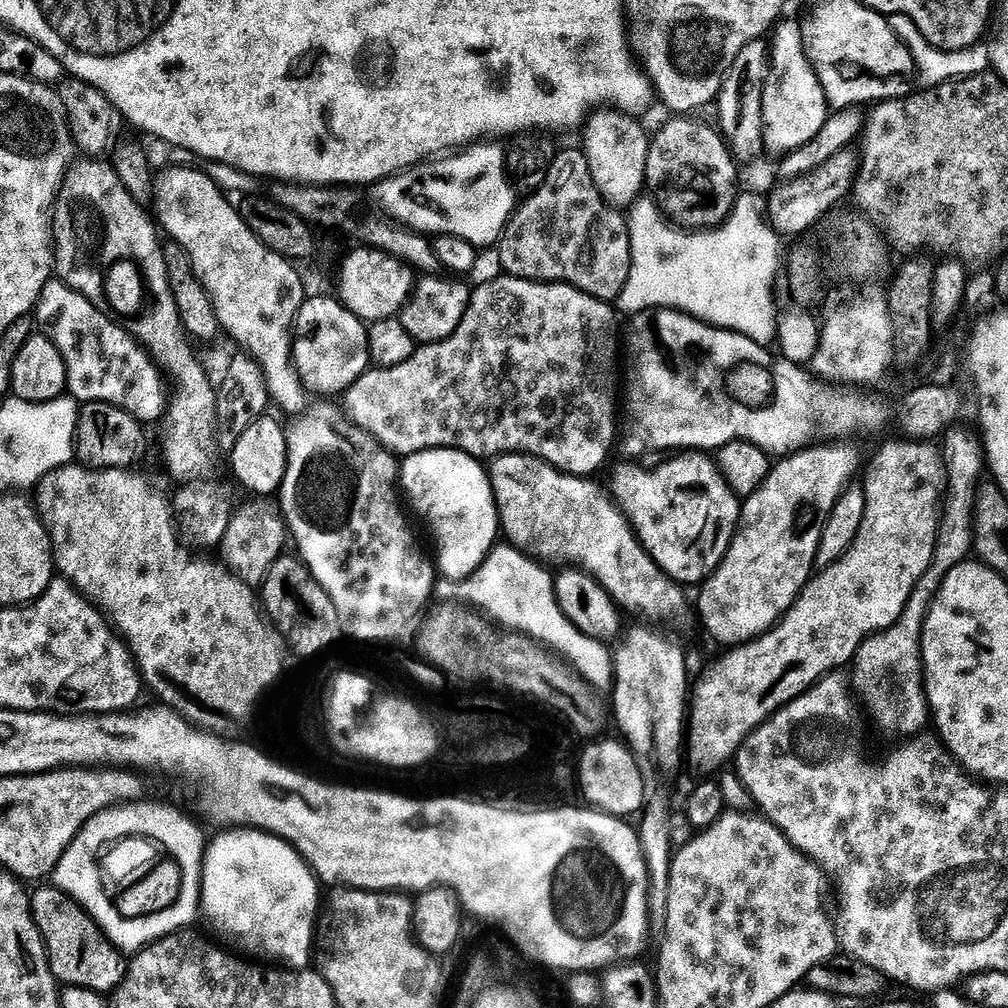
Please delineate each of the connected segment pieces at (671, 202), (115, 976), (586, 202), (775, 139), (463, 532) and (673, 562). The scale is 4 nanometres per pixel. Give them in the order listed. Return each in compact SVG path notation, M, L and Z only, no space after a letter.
M672 118L669 124L664 124L657 130L648 146L648 167L651 175L656 175L658 183L664 187L665 209L672 208L673 217L681 216L692 226L719 226L728 219L732 208L736 204L738 195L737 160L732 156L732 149L728 141L715 127L708 124L699 124L696 118Z
M55 886L33 891L31 898L32 917L44 939L53 978L69 988L89 988L101 994L115 993L124 981L126 960L123 960L125 957L121 949L96 924L95 918L74 897Z
M579 147L557 151L546 182L529 196L513 213L501 237L501 269L523 280L569 284L599 300L619 301L632 265L628 221L598 190L584 151Z
M799 27L779 28L770 40L771 72L762 98L764 142L771 151L773 148L779 154L787 154L806 146L817 136L828 120L830 105L808 60L803 31Z
M431 448L428 452L419 452L418 454L414 454L413 456L403 457L402 463L399 465L399 468L398 468L399 487L402 489L403 495L406 497L406 500L407 500L406 495L408 495L408 500L410 503L412 503L413 510L416 511L417 514L420 515L421 518L424 519L426 523L428 523L428 528L430 531L432 531L433 538L436 539L436 556L434 555L434 560L435 560L435 563L438 565L439 575L441 577L442 577L442 575L444 575L445 578L448 580L464 580L467 578L467 576L468 576L468 579L475 577L476 572L479 571L480 567L482 567L485 560L487 560L489 554L491 554L493 552L493 549L497 547L498 541L496 541L496 535L499 537L502 532L502 529L500 526L500 513L496 511L496 495L494 495L492 493L492 482L491 482L491 480L488 479L488 473L486 471L485 465L482 466L480 464L483 464L483 463L481 463L481 461L479 459L477 459L477 457L468 456L467 454L465 454L465 452L458 452L458 451L456 451L455 448Z
M692 450L677 456L680 456L677 460L668 460L653 472L639 468L636 465L639 463L636 462L624 462L628 464L618 465L616 473L612 476L610 492L617 505L624 509L625 516L631 520L640 543L650 553L652 561L666 573L669 580L679 582L681 585L684 583L700 586L711 578L724 562L724 556L740 526L742 500L730 490L711 455L700 450Z

